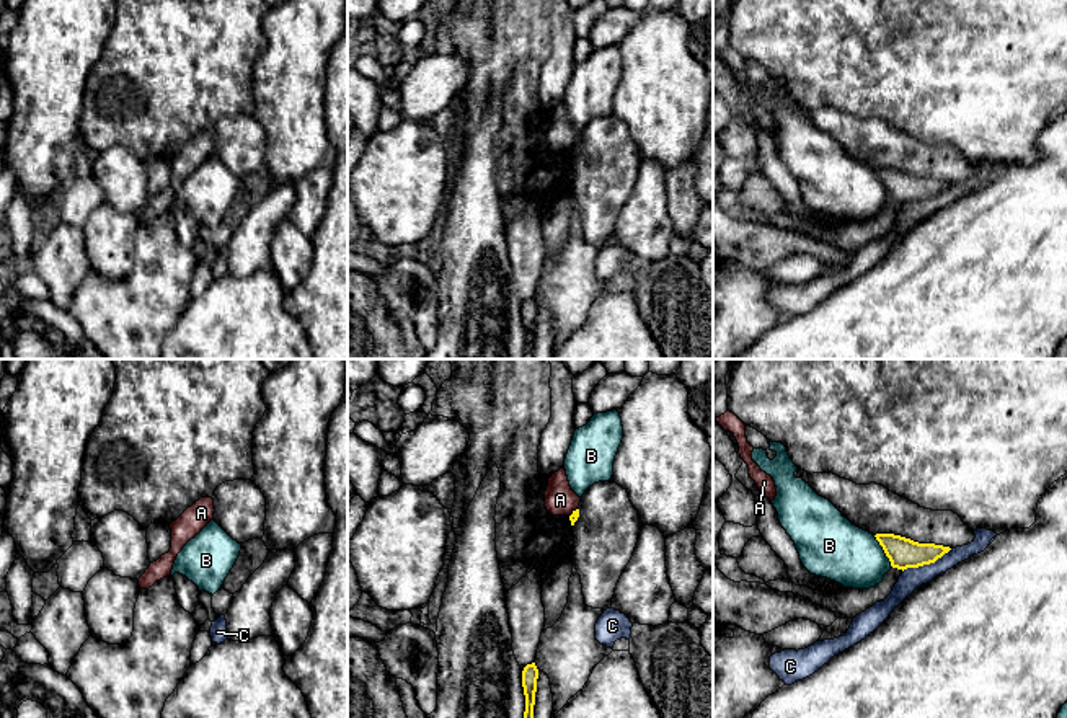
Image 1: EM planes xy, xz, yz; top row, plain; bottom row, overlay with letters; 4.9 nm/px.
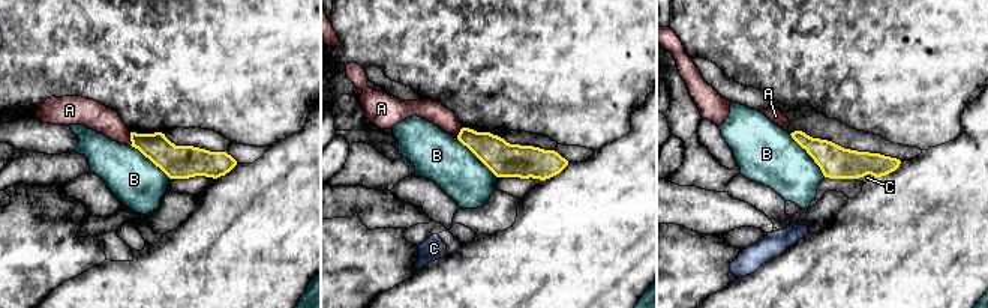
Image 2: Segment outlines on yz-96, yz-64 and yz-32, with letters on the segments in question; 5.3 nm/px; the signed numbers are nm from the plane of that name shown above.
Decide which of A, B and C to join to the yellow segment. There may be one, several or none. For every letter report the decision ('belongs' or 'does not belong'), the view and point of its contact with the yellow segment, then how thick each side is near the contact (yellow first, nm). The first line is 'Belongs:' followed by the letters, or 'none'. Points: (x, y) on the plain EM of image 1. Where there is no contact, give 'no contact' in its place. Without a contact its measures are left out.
Belongs: none
A: does not belong; meets yellow in xz at (573, 147); 50 nm thick on the yellow side, 160 nm on the other
B: does not belong; meets yellow in yz at (883, 183); 150 nm thick on the yellow side, 300 nm on the other
C: does not belong; meets yellow in yz at (927, 198); 150 nm thick on the yellow side, 110 nm on the other

